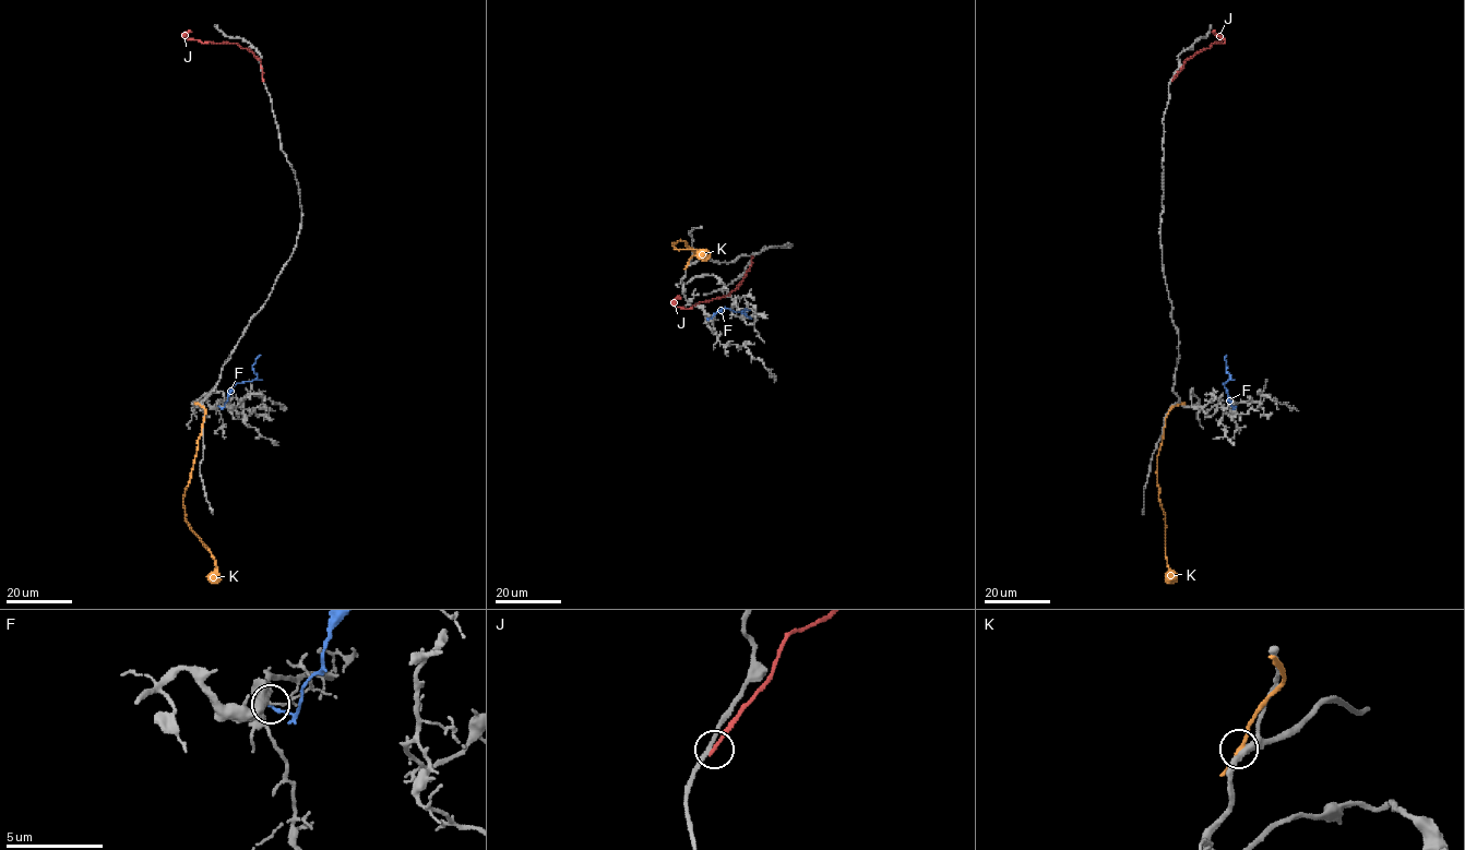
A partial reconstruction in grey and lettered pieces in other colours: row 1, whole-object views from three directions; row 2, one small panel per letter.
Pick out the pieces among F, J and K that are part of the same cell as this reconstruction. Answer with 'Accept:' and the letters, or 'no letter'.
Accept: no letter

